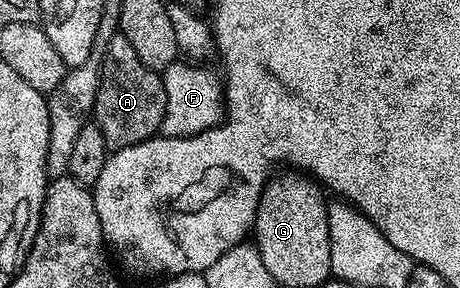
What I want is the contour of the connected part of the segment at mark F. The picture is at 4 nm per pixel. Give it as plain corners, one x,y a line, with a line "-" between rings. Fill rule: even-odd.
179,59
160,73
164,87
166,88
166,110
162,120
161,132
167,137
191,137
197,133
203,133
209,129
215,129
221,125
226,116
226,95
224,81
221,76
209,73
206,67
198,63
187,63

